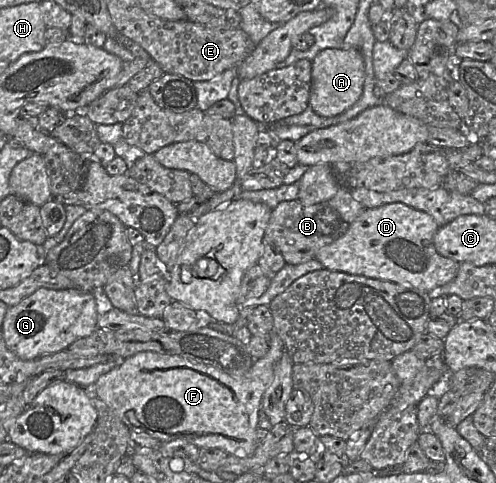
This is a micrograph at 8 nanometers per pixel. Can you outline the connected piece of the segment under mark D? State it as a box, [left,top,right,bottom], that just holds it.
[315,203,460,293]

